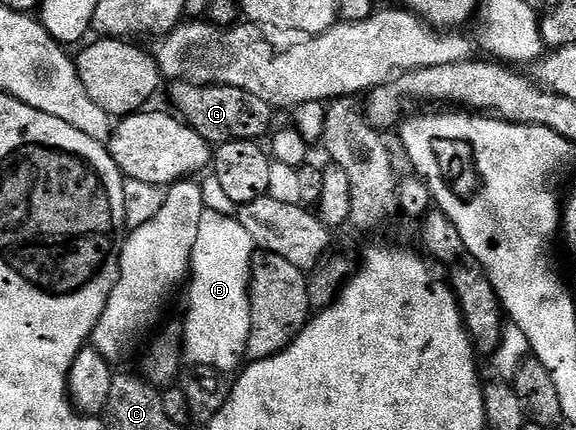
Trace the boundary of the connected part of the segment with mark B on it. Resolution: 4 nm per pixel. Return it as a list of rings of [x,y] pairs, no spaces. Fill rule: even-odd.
[[[213,174],[204,177],[199,186],[206,211],[200,216],[200,232],[196,232],[196,244],[190,257],[190,307],[186,310],[182,344],[187,363],[231,372],[237,371],[246,358],[250,335],[250,261],[256,247],[252,236],[248,236],[234,217],[237,206],[225,194],[220,180]]]

